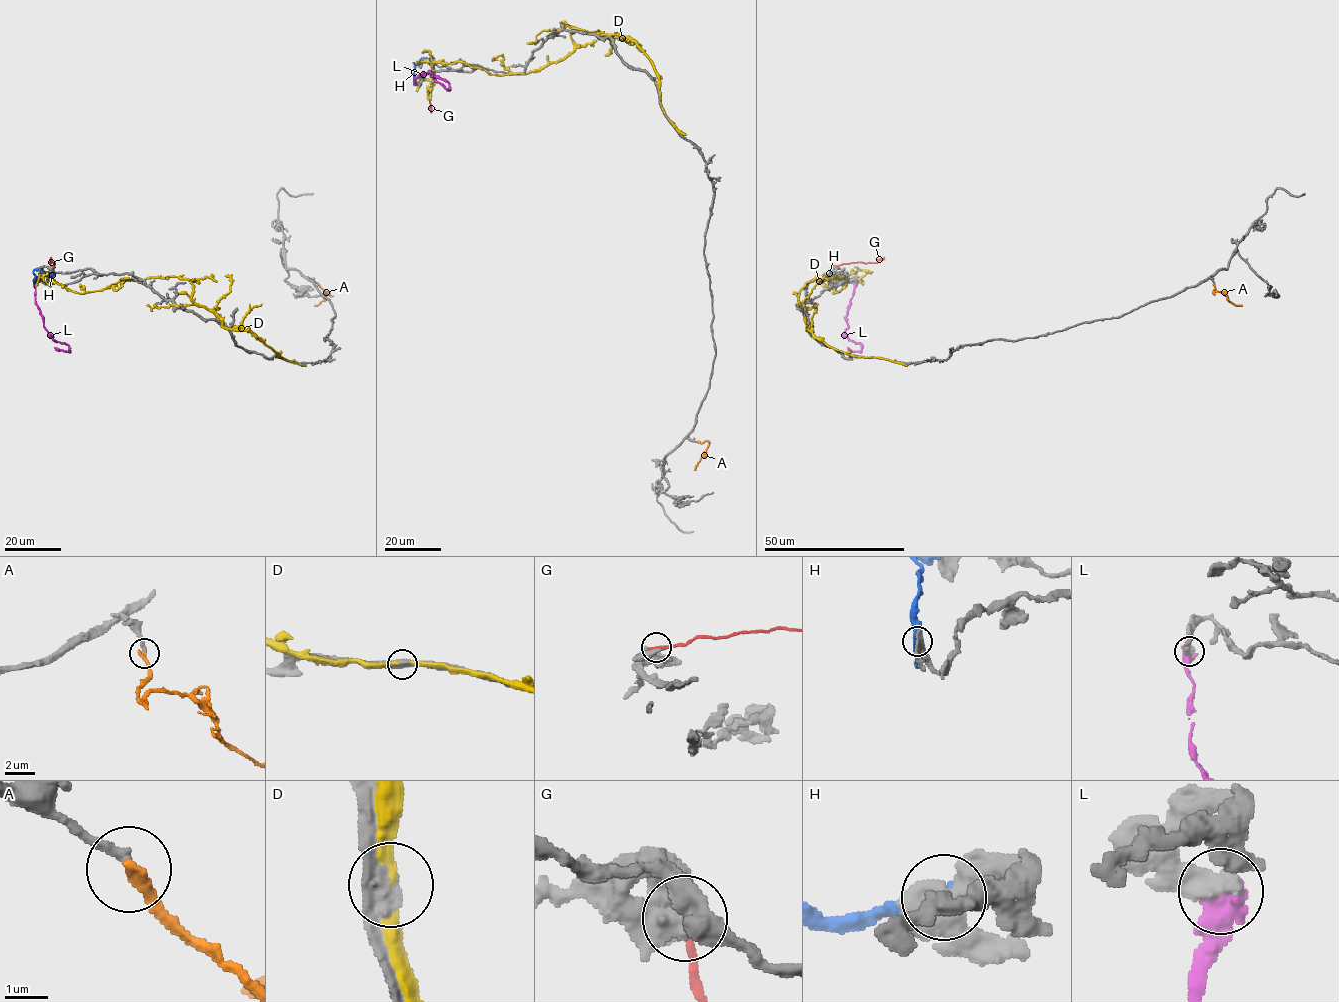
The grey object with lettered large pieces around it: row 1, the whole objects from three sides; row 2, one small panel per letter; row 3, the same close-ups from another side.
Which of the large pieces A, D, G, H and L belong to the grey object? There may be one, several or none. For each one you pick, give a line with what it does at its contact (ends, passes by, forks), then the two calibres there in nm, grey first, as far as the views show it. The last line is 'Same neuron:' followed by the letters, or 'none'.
A: it ends; calibres 240 and 280 nm
Same neuron: A

